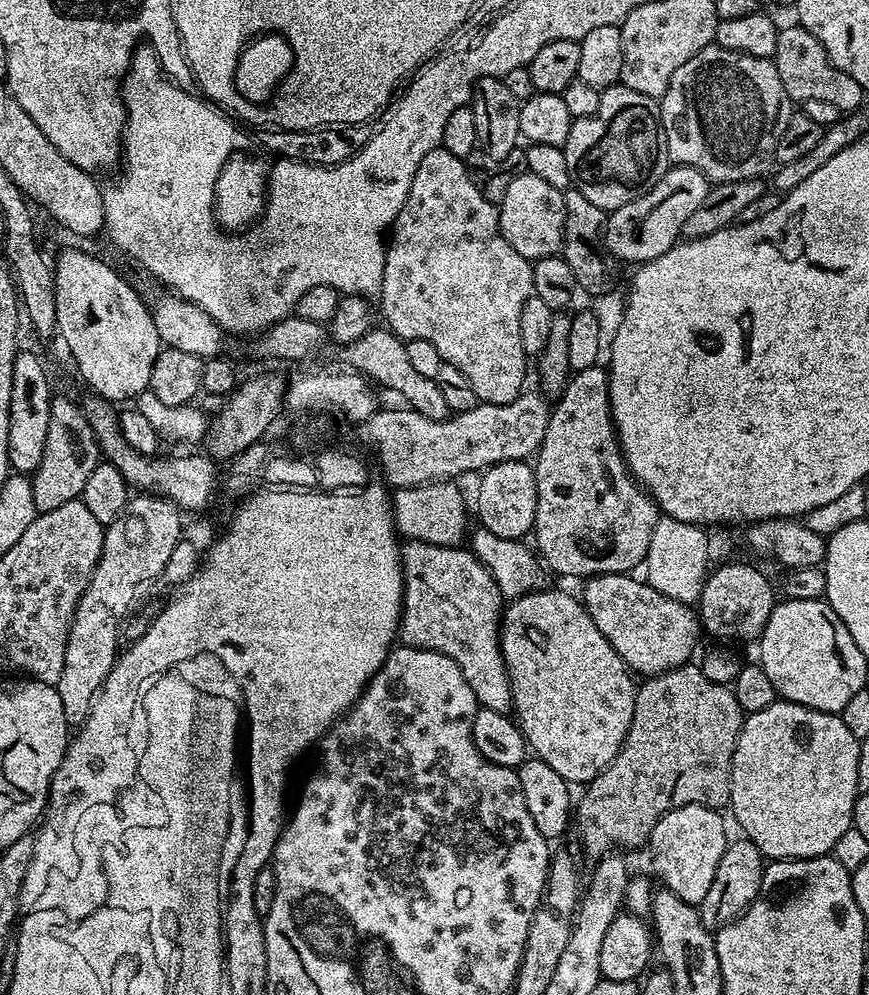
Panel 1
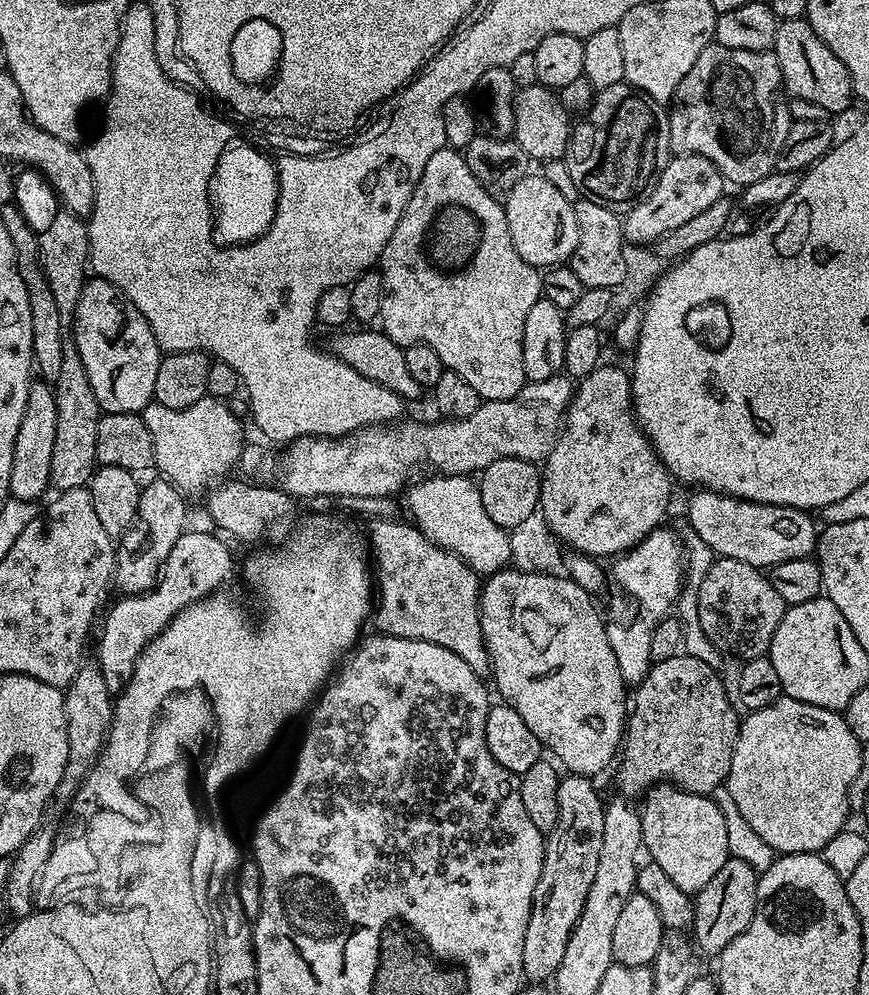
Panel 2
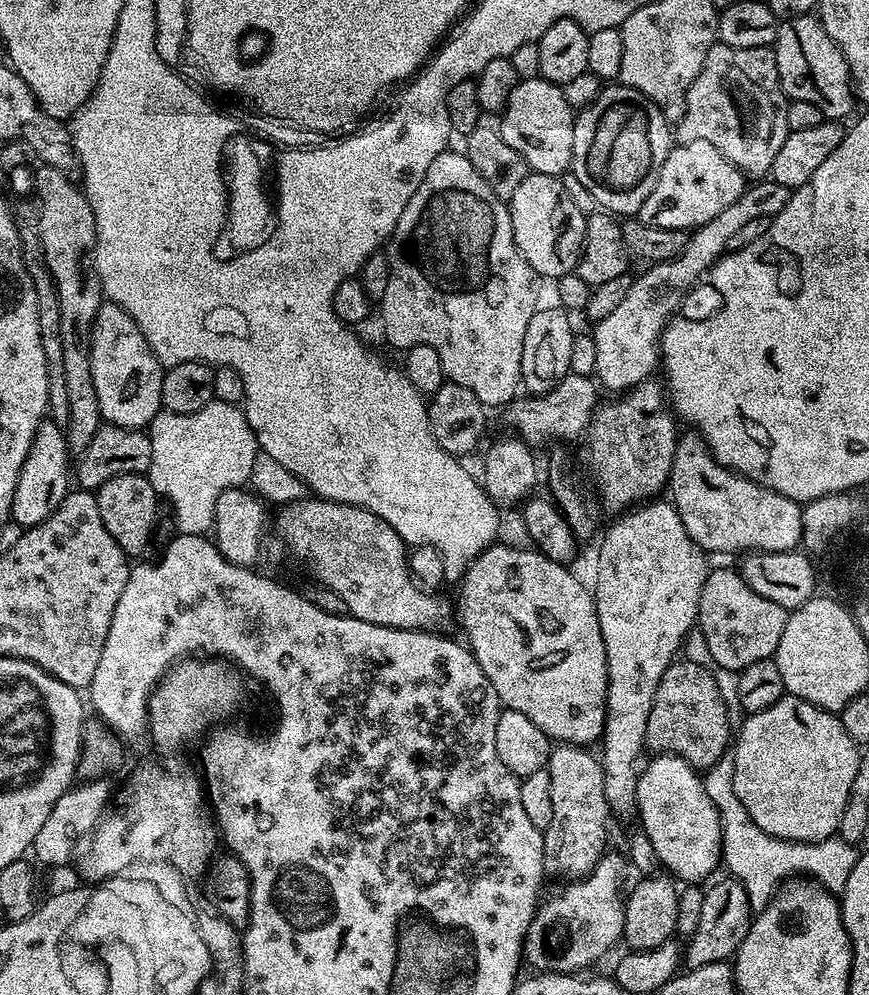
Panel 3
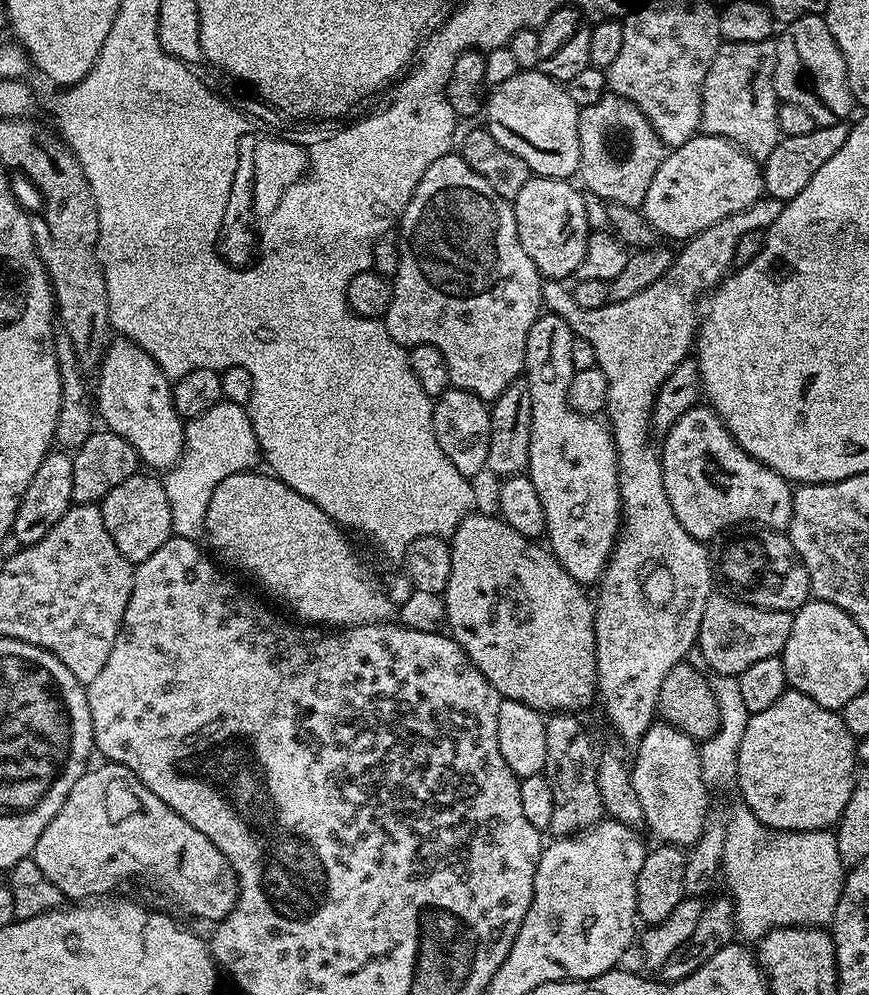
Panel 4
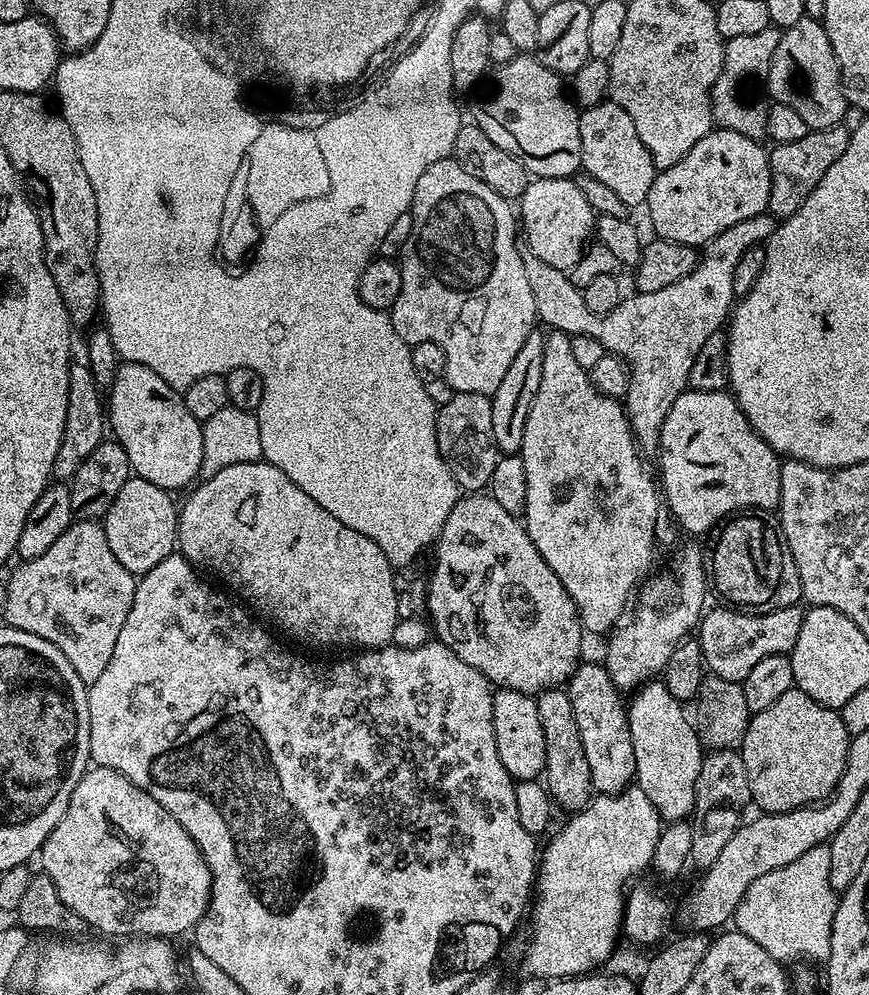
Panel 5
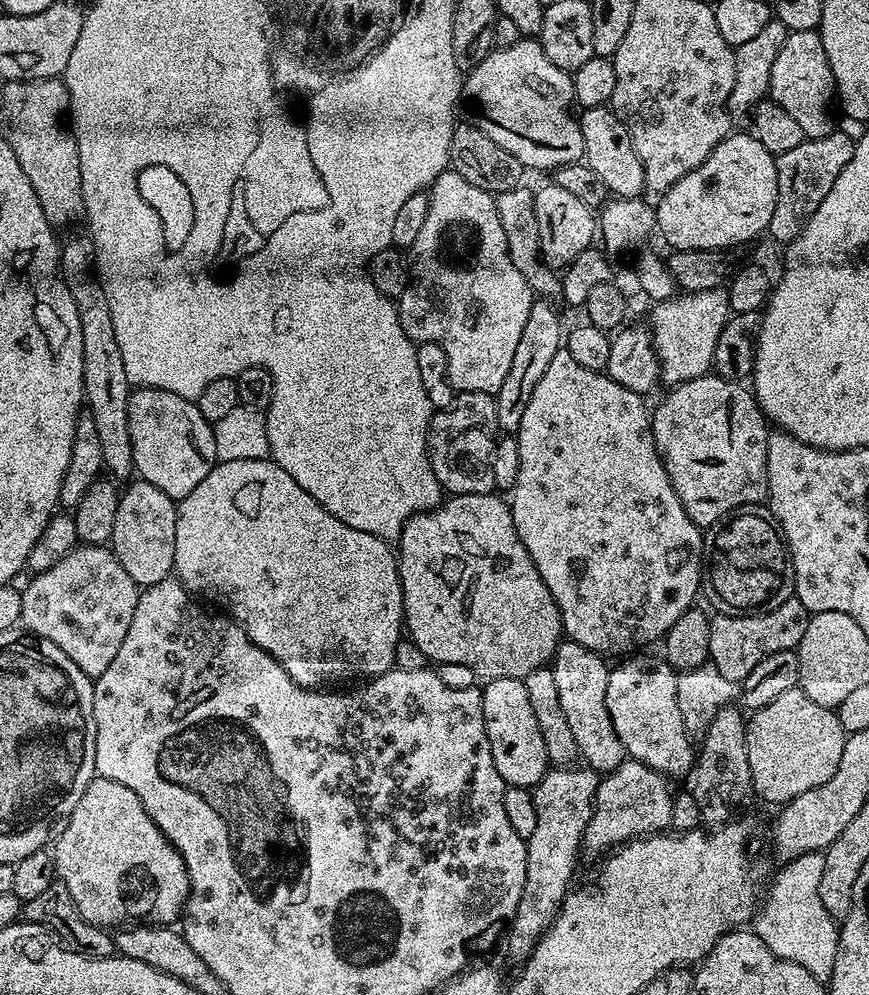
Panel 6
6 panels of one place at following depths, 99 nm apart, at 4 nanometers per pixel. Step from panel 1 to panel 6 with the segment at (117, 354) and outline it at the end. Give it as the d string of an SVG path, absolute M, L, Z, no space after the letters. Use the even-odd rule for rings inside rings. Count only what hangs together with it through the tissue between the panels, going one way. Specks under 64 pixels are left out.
M136 388L128 399L128 421L135 475L150 486L158 486L172 500L184 500L218 463L213 425L202 418L202 410L194 400L170 394L170 390Z

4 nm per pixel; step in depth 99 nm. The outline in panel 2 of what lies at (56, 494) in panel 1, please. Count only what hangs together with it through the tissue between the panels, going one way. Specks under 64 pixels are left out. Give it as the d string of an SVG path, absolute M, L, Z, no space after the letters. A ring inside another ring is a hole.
M75 339L64 341L64 357L54 391L58 406L58 434L54 434L54 462L50 462L50 478L51 487L61 493L83 488L91 480L97 467L98 422L102 415L98 398L94 398L94 390L90 390L90 378L86 375L86 366L82 366Z

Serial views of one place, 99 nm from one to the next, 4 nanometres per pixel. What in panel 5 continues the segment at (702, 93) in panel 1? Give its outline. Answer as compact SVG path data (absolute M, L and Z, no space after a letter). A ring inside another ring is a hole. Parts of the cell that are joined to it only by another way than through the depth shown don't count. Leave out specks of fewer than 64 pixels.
M770 26L758 34L730 38L724 46L724 61L718 74L718 82L712 87L712 115L722 128L738 130L746 138L763 141L767 137L766 118L769 101L766 99L766 85L770 62L774 50L778 50L781 29Z

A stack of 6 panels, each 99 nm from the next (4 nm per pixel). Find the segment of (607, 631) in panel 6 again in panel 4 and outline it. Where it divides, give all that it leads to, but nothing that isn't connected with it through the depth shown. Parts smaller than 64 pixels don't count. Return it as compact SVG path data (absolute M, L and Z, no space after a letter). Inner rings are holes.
M541 314L526 338L524 372L530 386L530 458L526 475L538 490L542 502L546 544L566 574L585 586L595 585L608 565L616 537L620 535L622 509L620 507L620 487L618 486L618 466L616 465L616 444L612 440L609 425L596 416L577 412L568 401L568 391L577 370L570 362L570 346L574 337L570 326L562 318L551 314Z

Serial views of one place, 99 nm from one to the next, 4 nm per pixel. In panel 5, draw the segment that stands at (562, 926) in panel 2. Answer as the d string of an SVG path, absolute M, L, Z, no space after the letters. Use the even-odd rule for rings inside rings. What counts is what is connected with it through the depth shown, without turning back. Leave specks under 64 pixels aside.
M563 687L545 688L535 697L538 706L538 722L542 722L542 734L546 738L546 762L542 773L543 783L548 795L557 805L565 808L565 813L575 814L583 810L594 798L594 789L590 782L590 762L586 762L586 754L582 750L582 738L578 734L578 722L574 722L574 706Z

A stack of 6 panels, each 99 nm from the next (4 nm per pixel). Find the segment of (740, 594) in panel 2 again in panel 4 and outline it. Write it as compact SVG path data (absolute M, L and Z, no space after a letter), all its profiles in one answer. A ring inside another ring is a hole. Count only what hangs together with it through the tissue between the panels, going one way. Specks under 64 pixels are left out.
M714 594L706 602L706 610L702 610L702 622L700 623L700 639L698 647L702 650L702 658L705 665L717 676L740 677L747 668L754 666L754 662L762 658L780 656L786 646L786 638L790 638L790 626L793 613L782 610L766 610L753 604L747 604L744 600L732 596L720 596Z

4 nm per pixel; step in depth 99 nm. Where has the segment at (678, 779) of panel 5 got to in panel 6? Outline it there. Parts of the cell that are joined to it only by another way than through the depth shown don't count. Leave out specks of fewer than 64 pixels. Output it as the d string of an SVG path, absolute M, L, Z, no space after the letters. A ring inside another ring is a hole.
M636 654L631 658L621 659L617 663L621 664L617 668L615 665L609 671L606 682L606 710L610 710L610 720L614 722L614 730L618 730L618 738L622 742L625 753L631 759L650 766L668 778L687 777L694 763L694 746L692 748L693 741L688 731L684 729L682 710L678 710L677 669L671 668L667 659L659 655L658 657L644 655L648 654Z

